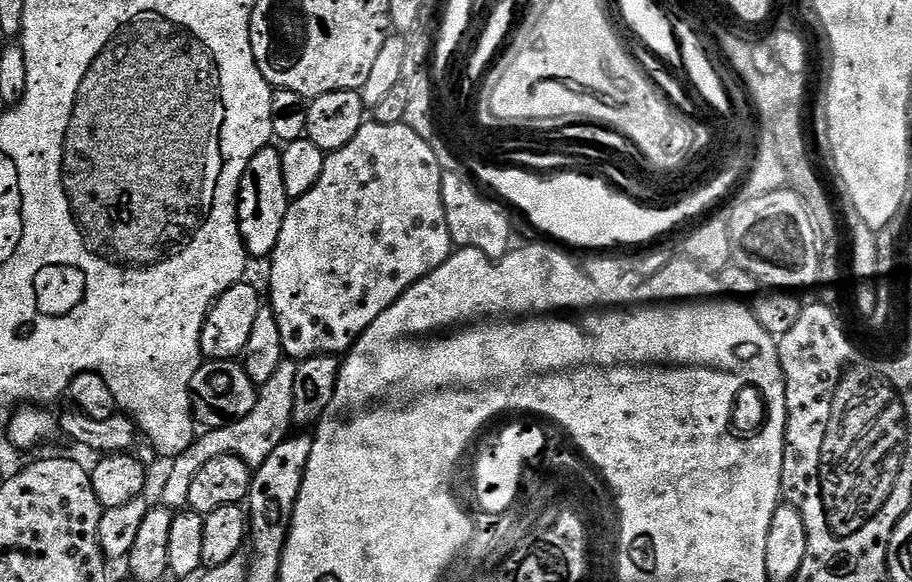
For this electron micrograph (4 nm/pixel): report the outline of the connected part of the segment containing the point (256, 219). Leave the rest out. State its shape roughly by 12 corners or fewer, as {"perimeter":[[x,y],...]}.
{"perimeter":[[281,149],[258,150],[236,195],[249,257],[271,257],[290,203]]}

